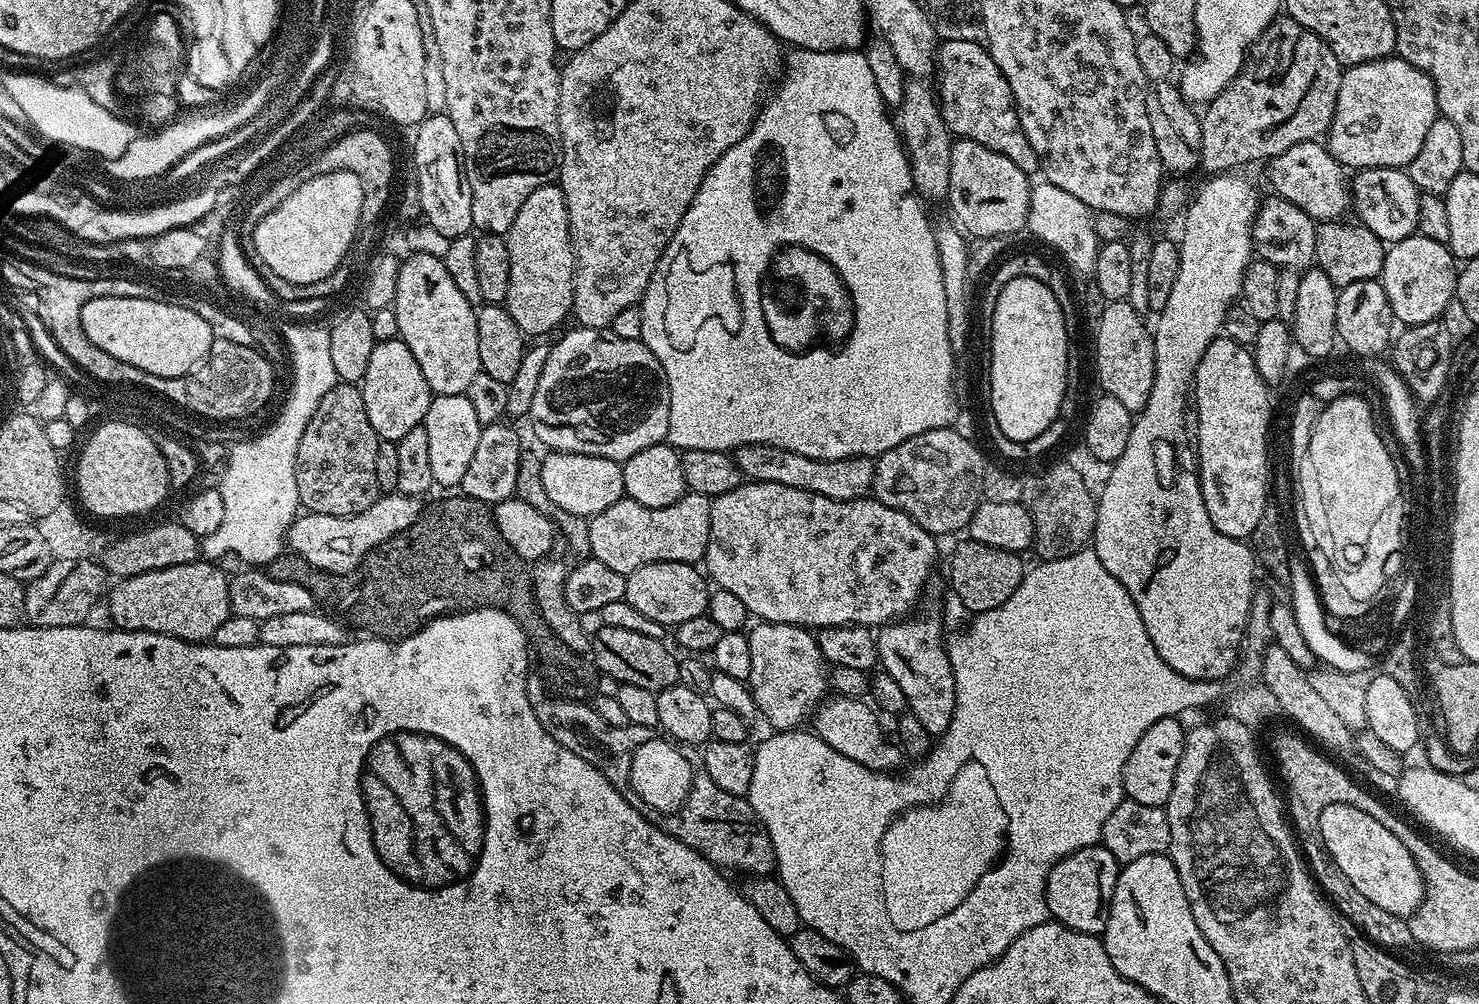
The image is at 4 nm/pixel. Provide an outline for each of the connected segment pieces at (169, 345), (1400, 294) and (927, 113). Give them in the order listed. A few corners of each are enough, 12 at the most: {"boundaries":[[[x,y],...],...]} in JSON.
{"boundaries":[[[138,297],[81,306],[86,338],[162,378],[214,339],[194,310]],[[1413,234],[1387,245],[1378,279],[1393,317],[1440,320],[1456,295],[1447,244]],[[905,83],[898,131],[916,195],[943,205],[954,137],[937,93]]]}

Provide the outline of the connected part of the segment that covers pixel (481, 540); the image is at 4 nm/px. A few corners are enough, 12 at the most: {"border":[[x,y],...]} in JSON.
{"border":[[427,505],[354,572],[266,565],[349,629],[403,640],[470,608],[520,624],[565,700],[598,673],[536,609],[493,509]]}

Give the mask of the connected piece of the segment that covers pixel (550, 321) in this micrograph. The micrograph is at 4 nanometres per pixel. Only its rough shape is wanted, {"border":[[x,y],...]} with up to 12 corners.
{"border":[[559,183],[506,234],[503,307],[532,338],[572,312],[576,259]]}

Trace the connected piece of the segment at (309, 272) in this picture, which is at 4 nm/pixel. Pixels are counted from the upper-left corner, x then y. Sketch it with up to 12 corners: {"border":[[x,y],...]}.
{"border":[[357,174],[310,178],[258,222],[262,262],[324,280],[361,227]]}

